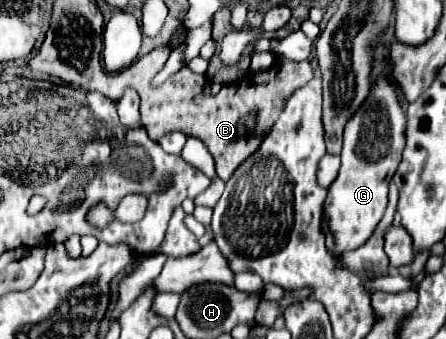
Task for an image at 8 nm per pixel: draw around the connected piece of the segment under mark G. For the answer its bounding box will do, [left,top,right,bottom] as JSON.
[326,77,404,251]

